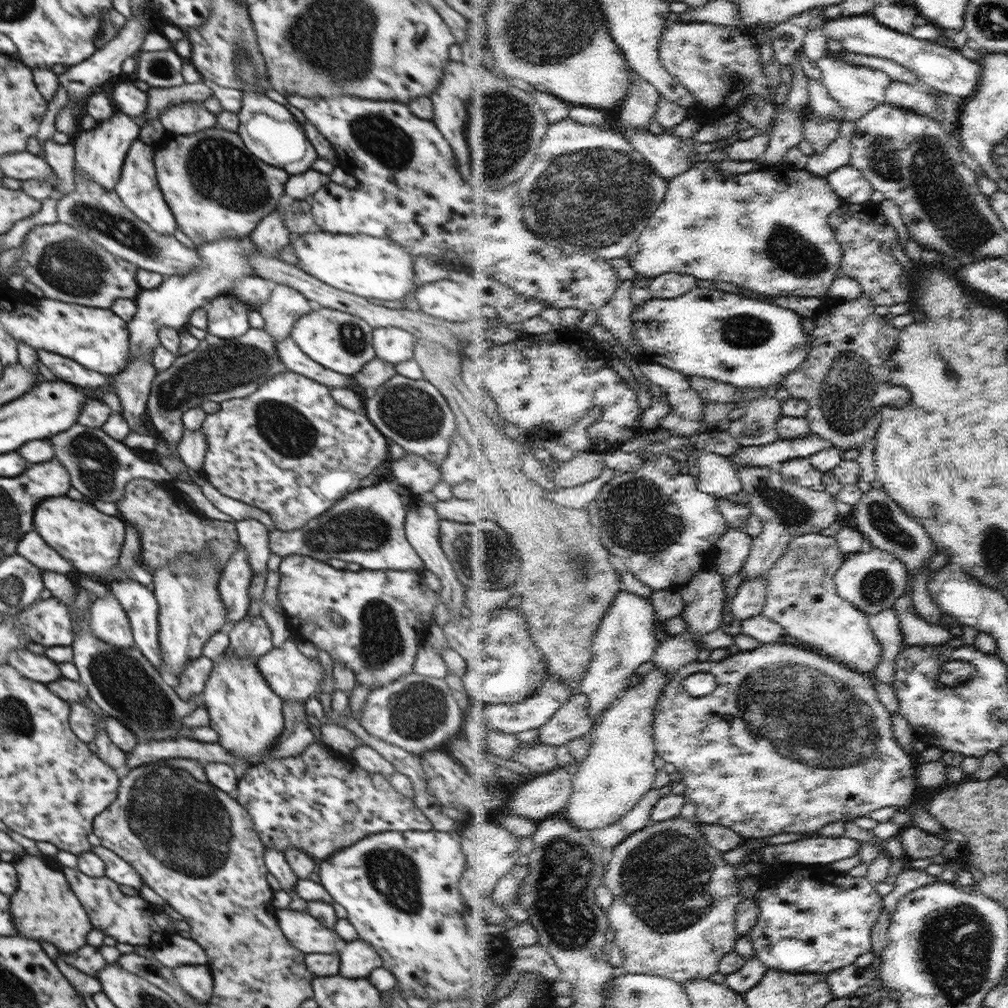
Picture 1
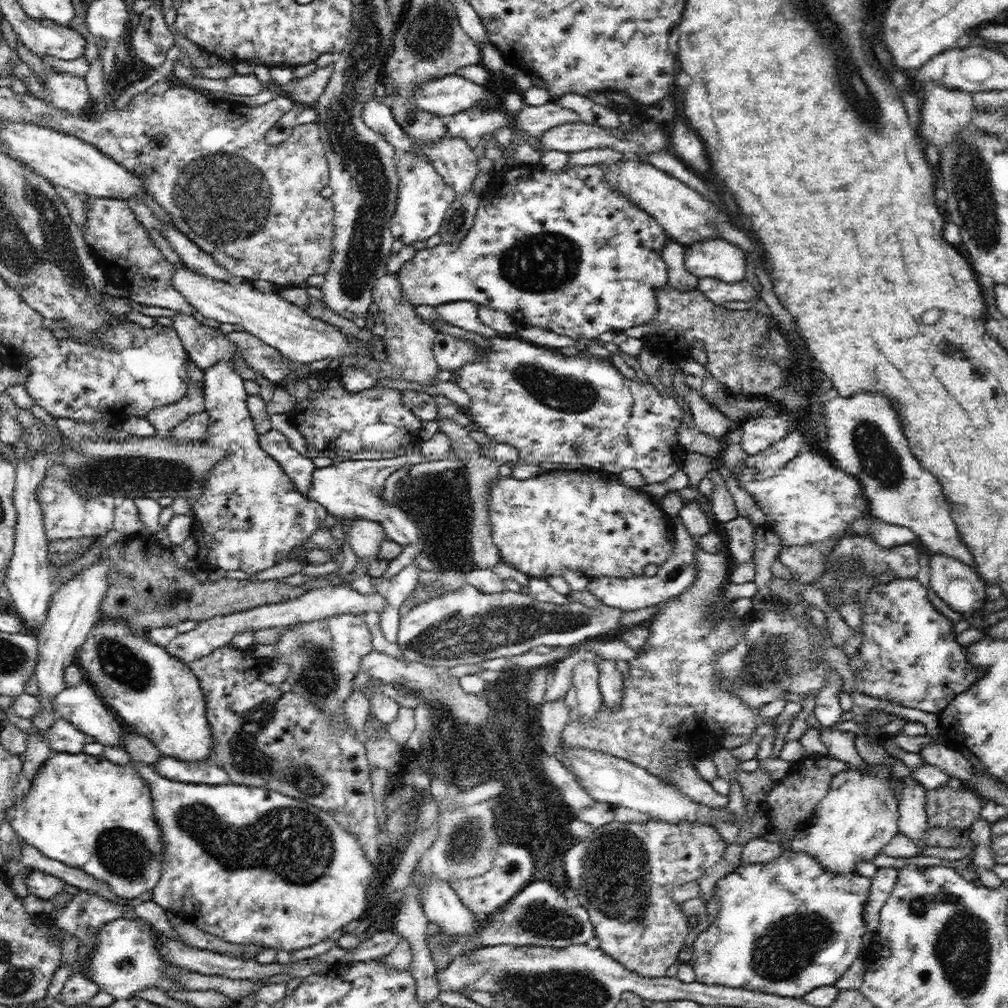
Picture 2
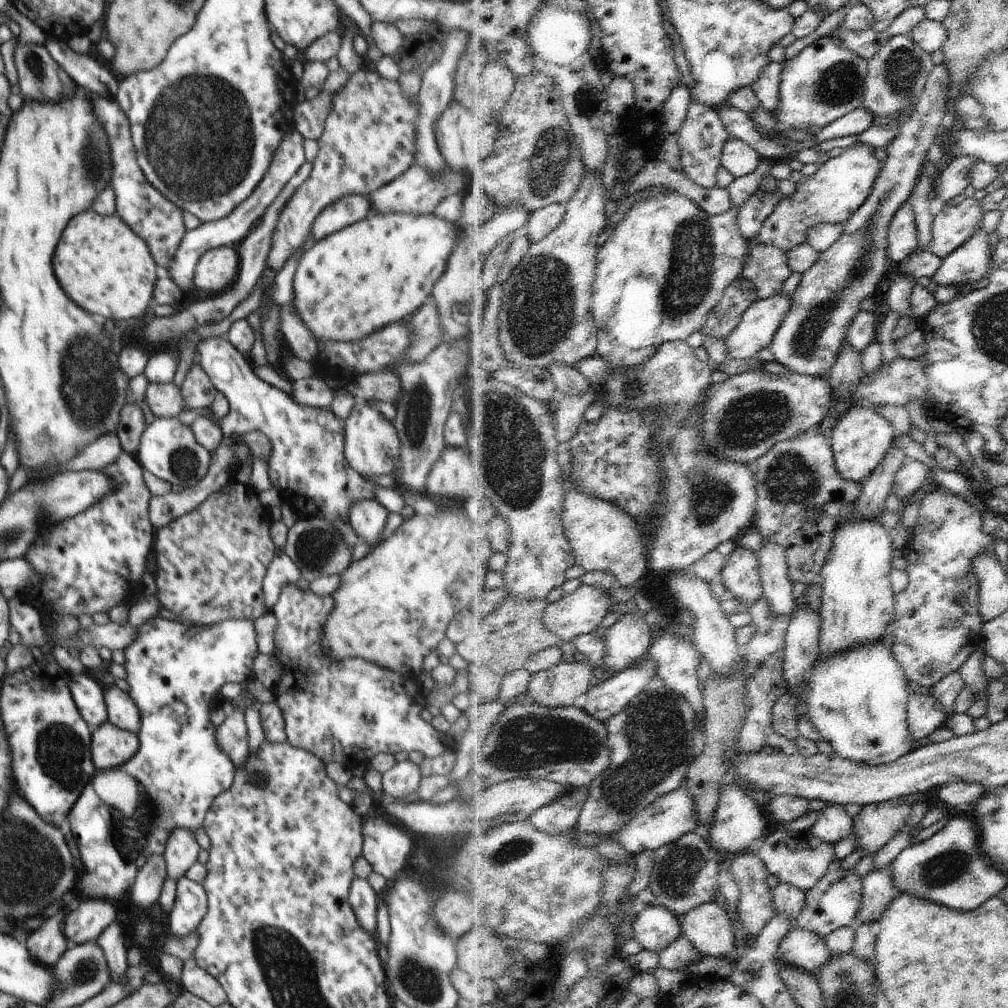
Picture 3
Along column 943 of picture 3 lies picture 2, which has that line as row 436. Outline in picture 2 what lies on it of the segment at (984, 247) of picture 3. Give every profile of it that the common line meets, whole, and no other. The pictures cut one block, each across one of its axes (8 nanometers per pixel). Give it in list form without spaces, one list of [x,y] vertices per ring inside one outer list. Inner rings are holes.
[[[270,428],[259,436],[262,450],[265,450],[284,469],[296,490],[308,497],[307,493],[310,493],[313,483],[312,472],[316,470],[311,455],[302,456],[291,448],[286,436],[278,430]]]

